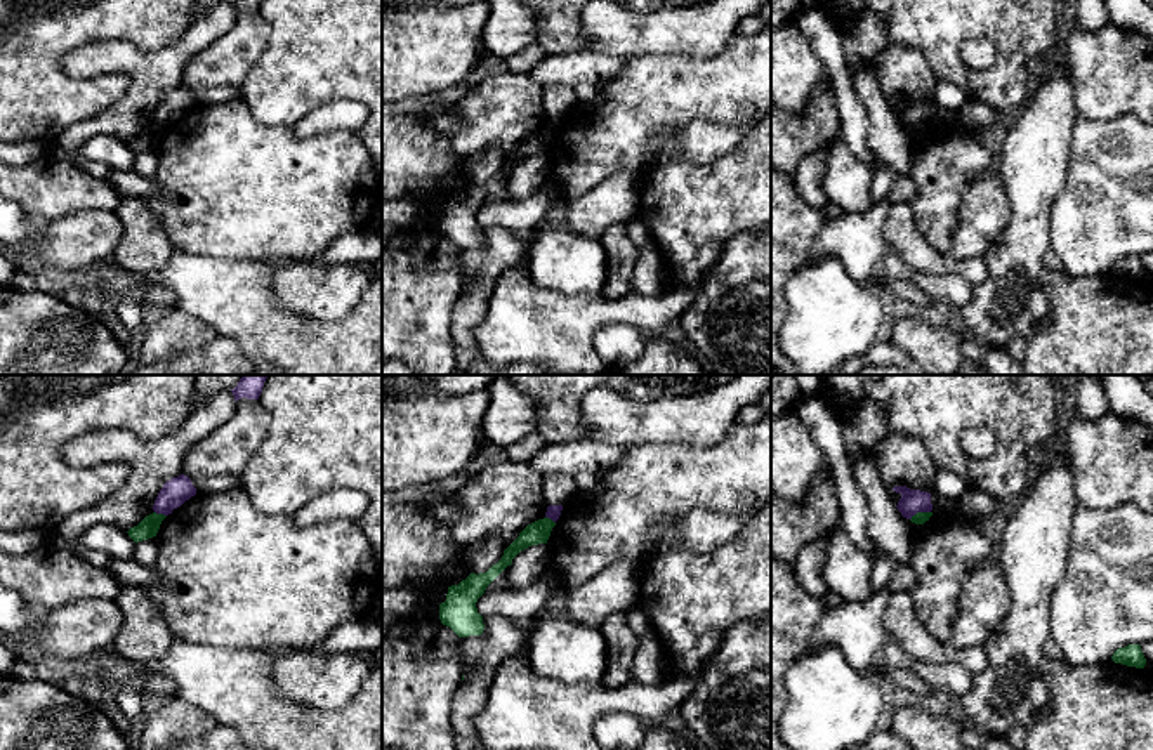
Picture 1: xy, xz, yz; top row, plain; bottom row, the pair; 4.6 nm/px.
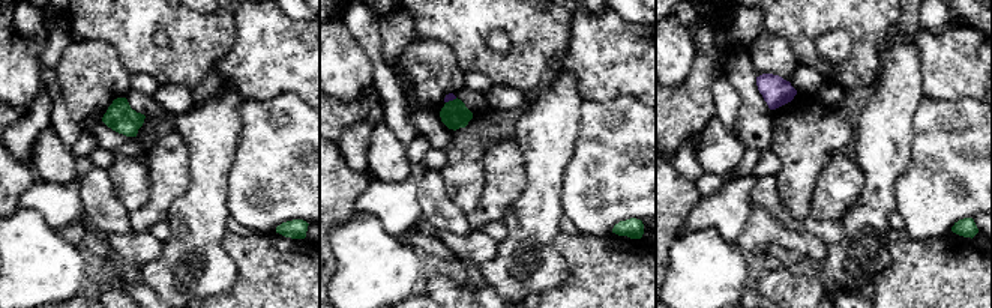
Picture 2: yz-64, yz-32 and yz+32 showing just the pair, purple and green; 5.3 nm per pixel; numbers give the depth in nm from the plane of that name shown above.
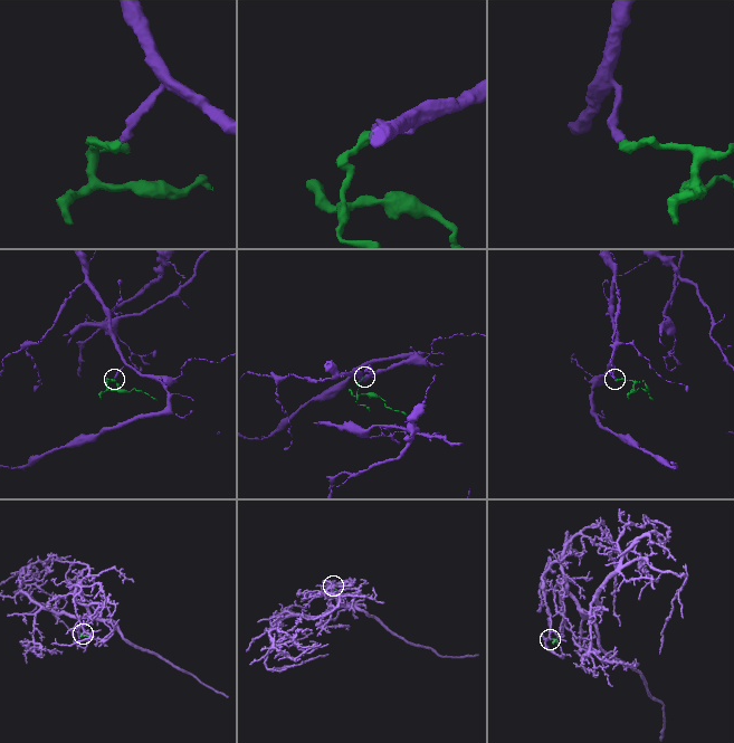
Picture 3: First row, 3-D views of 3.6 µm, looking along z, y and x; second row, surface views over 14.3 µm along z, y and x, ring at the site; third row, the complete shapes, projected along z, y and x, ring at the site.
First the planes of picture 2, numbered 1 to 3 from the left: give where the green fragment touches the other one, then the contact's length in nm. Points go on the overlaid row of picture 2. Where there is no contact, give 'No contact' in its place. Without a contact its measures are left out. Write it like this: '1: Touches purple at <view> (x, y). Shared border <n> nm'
1: No contact
2: Touches purple at yz-32 (450, 99). Shared border 70 nm
3: No contact

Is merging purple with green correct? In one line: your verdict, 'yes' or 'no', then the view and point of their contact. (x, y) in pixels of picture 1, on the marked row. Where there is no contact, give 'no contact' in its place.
no; meets purple in yz at (919, 511)

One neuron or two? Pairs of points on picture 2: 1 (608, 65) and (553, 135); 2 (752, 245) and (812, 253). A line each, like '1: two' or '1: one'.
1: two
2: one

